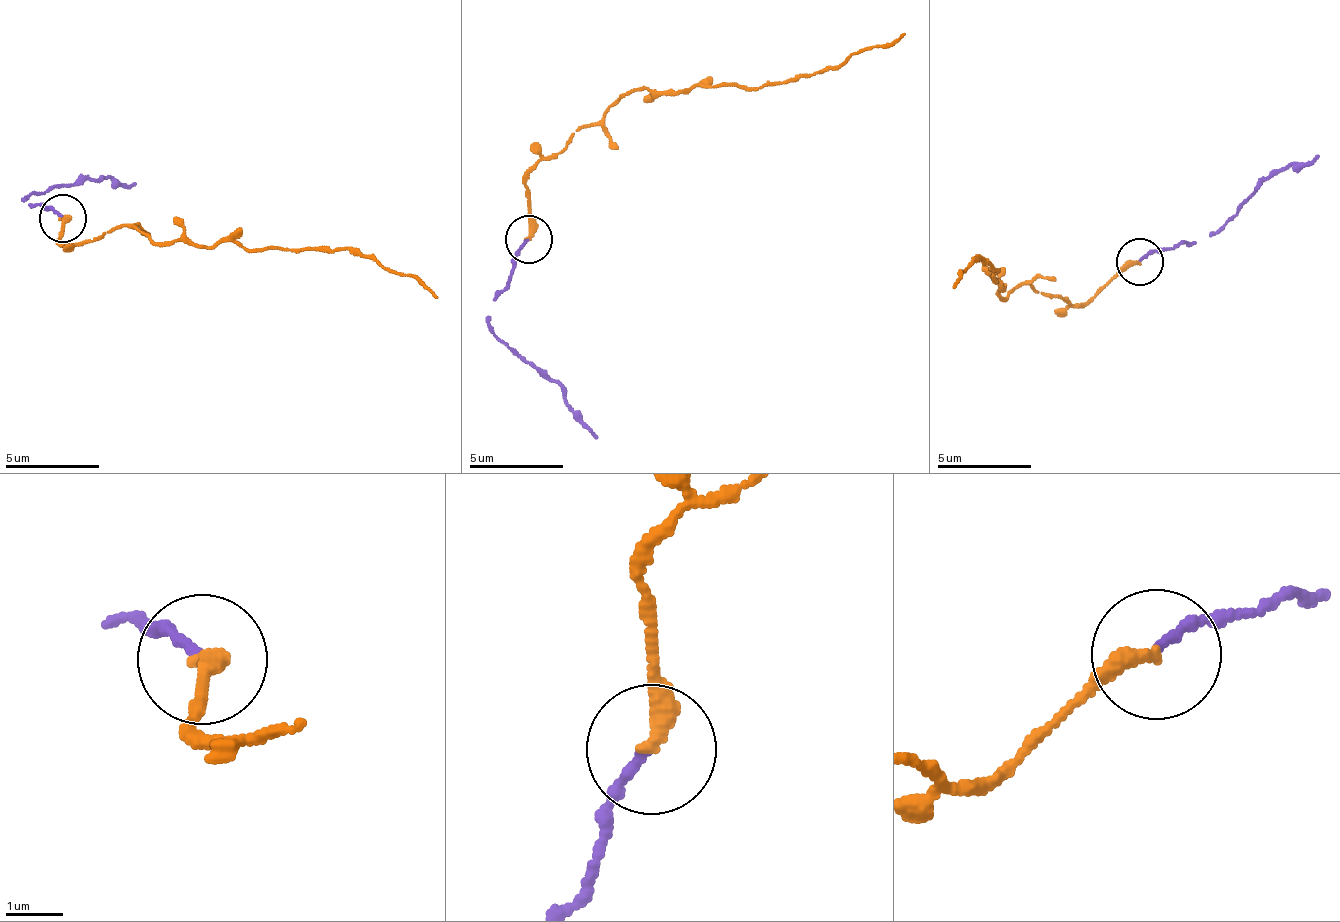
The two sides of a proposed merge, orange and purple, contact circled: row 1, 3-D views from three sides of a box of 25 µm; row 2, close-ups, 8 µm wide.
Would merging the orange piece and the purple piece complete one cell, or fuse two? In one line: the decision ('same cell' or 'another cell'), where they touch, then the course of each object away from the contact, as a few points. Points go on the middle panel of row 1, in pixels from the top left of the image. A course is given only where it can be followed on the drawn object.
same cell; place (529, 239); course orange (530, 240), (532, 169), (570, 140), (598, 124), (625, 93), (719, 85), (761, 88), (808, 79), (904, 33); course purple (530, 241), (517, 259), (512, 277), (494, 299), (489, 325), (562, 390), (567, 408), (595, 436)

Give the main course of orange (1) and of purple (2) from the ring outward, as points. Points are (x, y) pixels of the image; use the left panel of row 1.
1: (64, 219), (65, 242), (102, 238), (129, 224), (156, 244), (339, 247), (413, 276), (436, 296)
2: (64, 215), (50, 206), (47, 211), (25, 201), (99, 175), (104, 181), (134, 184)

